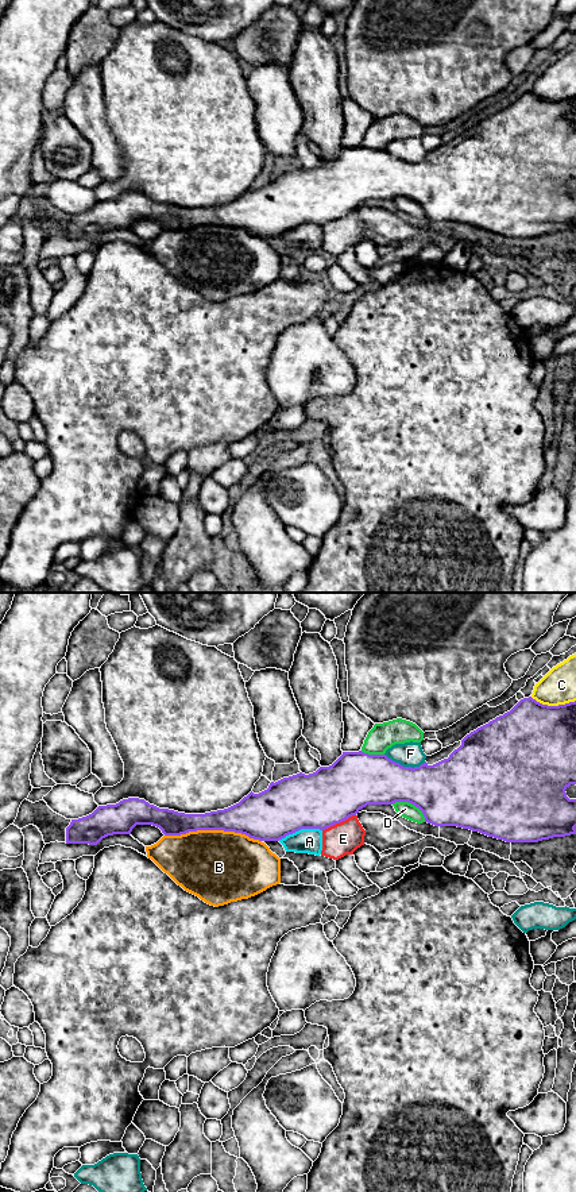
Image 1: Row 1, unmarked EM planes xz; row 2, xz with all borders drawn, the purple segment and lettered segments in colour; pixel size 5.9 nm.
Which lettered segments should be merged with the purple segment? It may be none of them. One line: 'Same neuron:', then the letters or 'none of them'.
Same neuron: A

